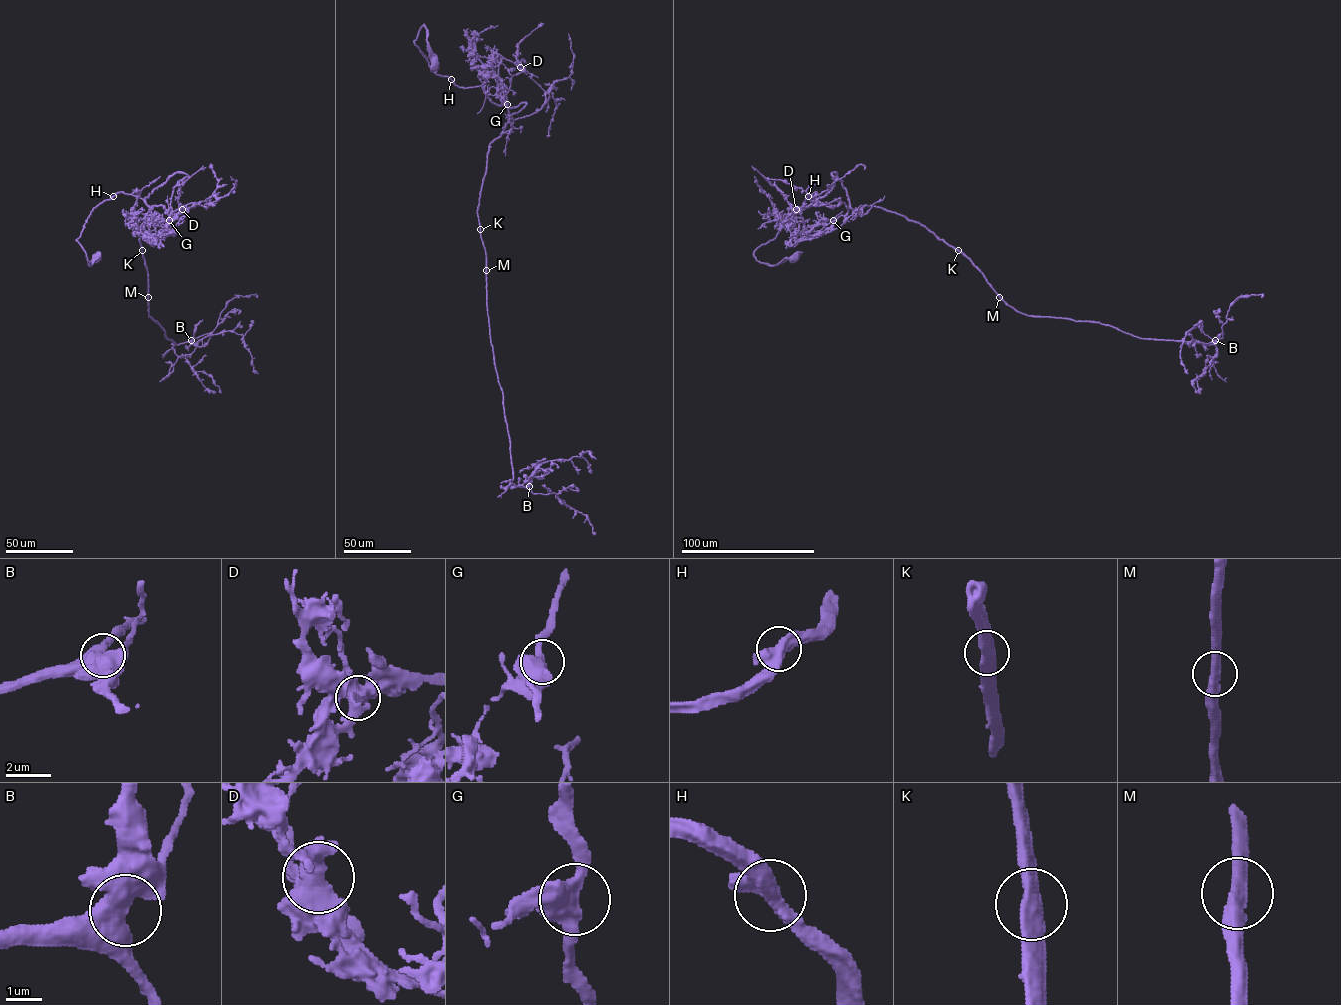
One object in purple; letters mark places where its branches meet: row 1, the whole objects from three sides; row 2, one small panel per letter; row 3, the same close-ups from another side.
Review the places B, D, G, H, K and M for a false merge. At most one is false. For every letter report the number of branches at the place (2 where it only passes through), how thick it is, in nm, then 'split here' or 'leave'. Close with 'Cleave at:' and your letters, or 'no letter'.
B: 2 branches meet; 600 nm thick; leave
D: 2 branches meet; 550 nm thick; leave
G: 3 branches meet; 460 nm thick; leave
H: 3 branches meet; 400 nm thick; leave
K: 2 branches meet; 500 nm thick; leave
M: 2 branches meet; 440 nm thick; leave
Cleave at: no letter

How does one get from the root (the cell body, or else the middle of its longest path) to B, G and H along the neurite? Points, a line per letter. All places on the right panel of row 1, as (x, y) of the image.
B: (792, 259), (754, 252), (816, 192), (795, 215), (806, 237), (880, 206), (962, 252), (1020, 312), (1215, 340)
G: (792, 259), (767, 265), (754, 252), (814, 192), (795, 215), (798, 230), (810, 237), (833, 220)
H: (792, 259), (767, 265), (758, 261), (754, 252), (776, 236), (786, 220), (808, 196)

